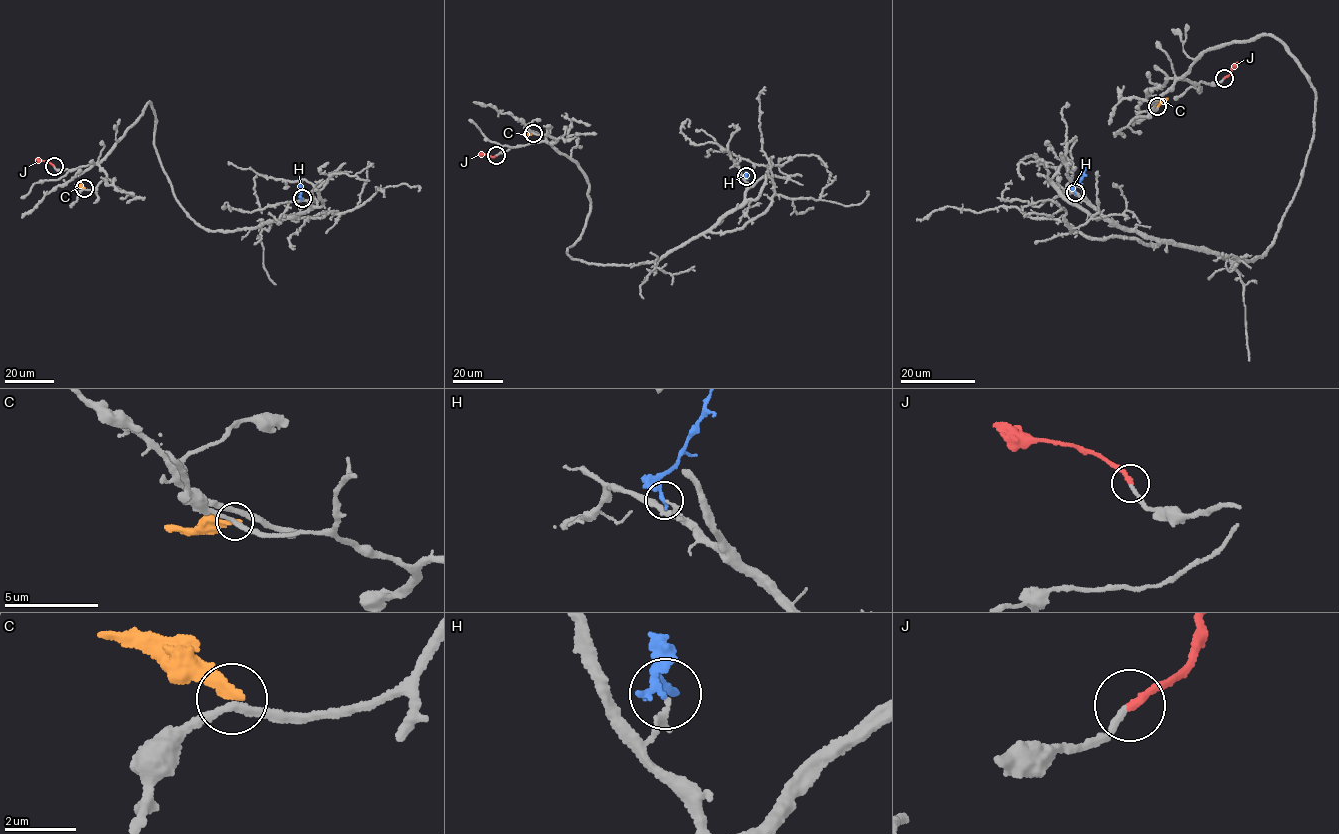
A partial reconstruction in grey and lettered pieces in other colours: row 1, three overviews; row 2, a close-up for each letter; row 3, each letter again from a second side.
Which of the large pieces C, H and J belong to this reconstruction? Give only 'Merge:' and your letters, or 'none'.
Merge: J

